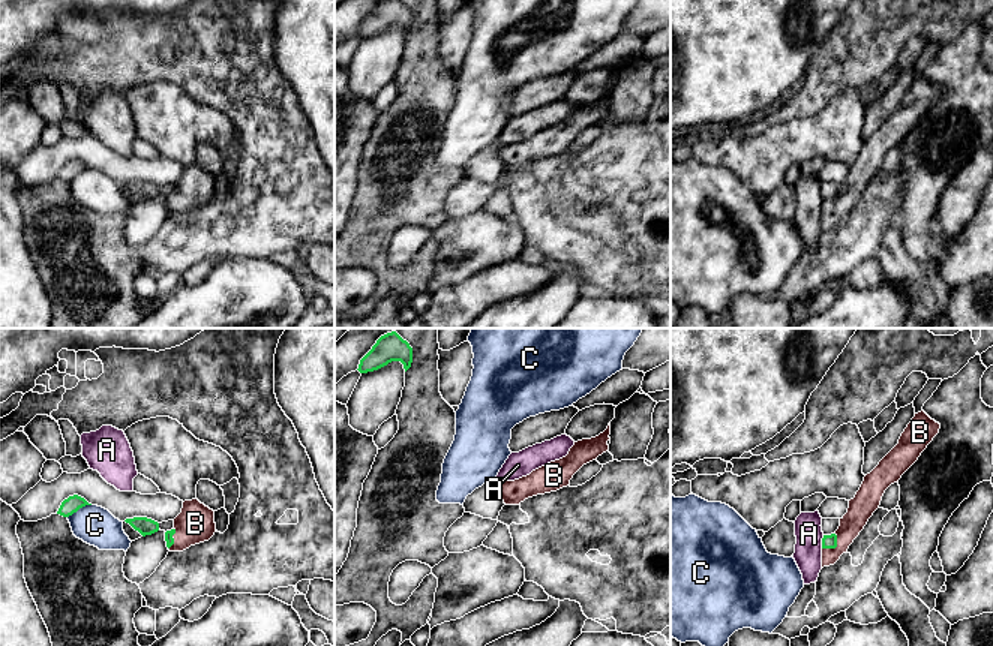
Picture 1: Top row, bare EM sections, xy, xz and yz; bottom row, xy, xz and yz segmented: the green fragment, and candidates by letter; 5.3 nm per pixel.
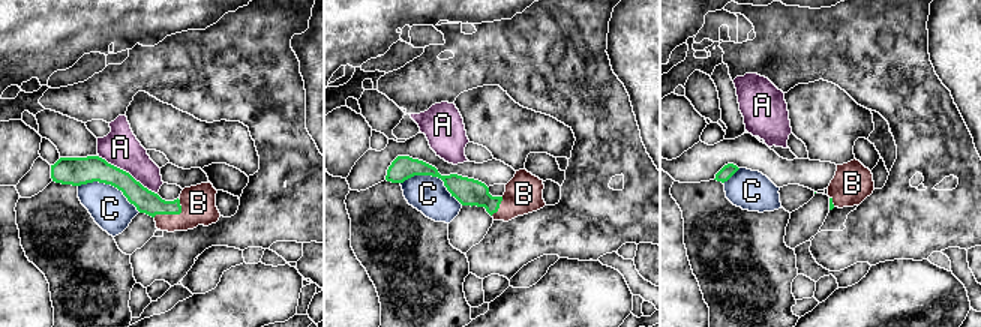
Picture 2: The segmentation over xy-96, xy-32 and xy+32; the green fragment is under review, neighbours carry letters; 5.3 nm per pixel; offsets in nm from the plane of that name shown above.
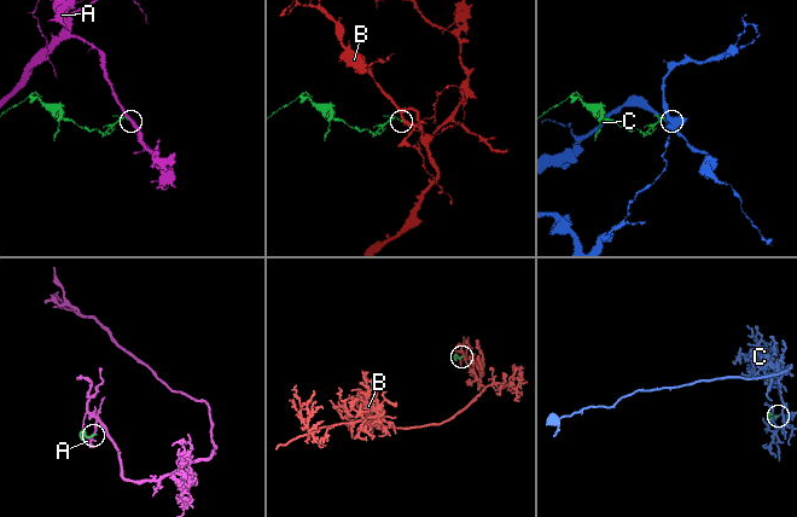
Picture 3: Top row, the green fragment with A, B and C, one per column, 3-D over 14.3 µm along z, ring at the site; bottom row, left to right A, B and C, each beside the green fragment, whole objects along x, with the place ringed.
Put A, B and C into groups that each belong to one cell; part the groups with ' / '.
A / B / C

